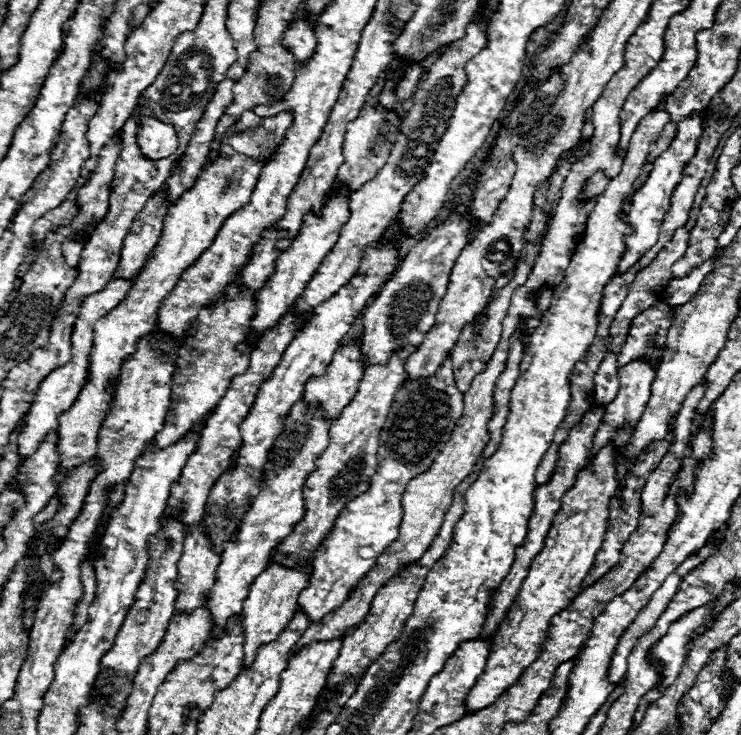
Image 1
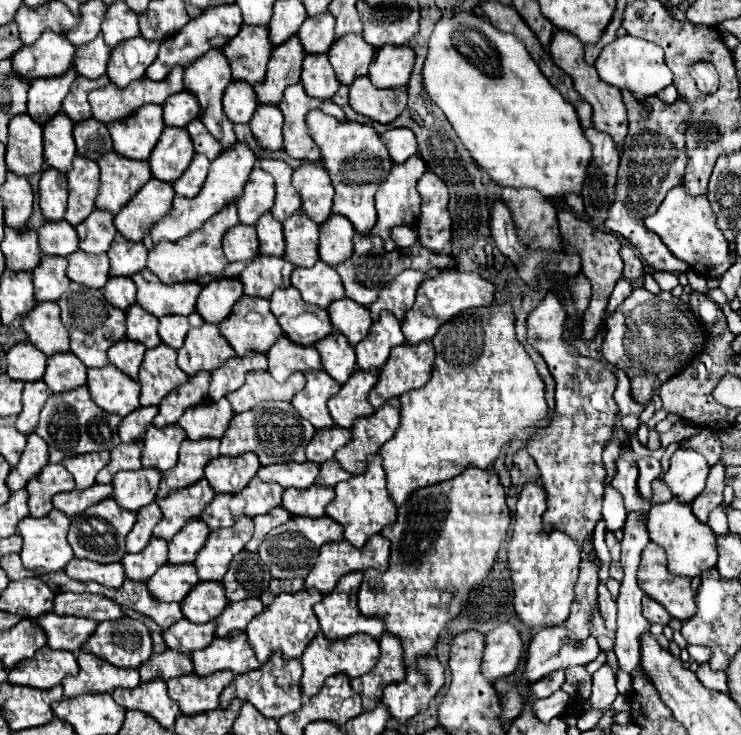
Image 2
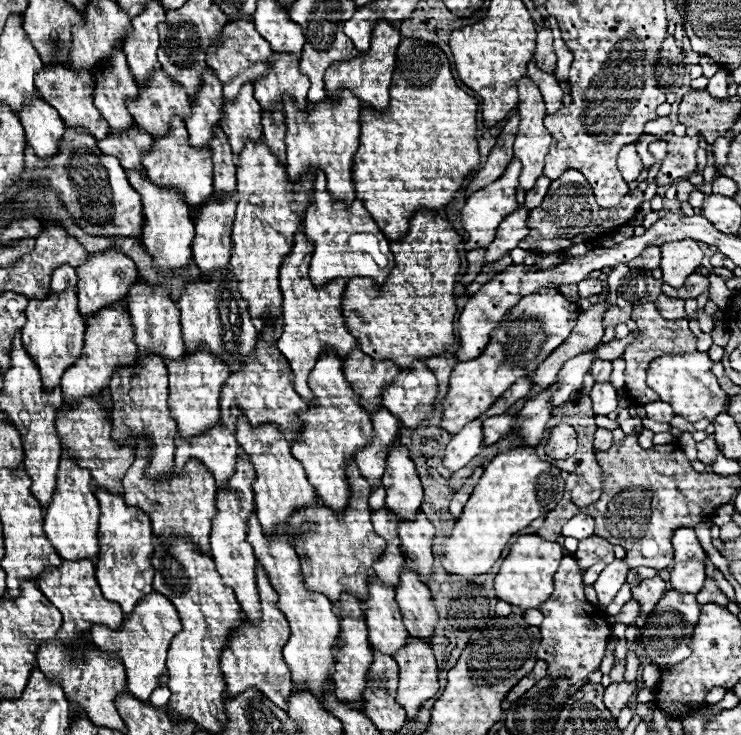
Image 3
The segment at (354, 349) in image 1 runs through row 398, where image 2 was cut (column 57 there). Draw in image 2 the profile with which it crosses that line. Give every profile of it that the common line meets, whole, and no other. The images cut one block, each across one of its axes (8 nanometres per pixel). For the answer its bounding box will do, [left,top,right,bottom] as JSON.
[22,302,68,356]

